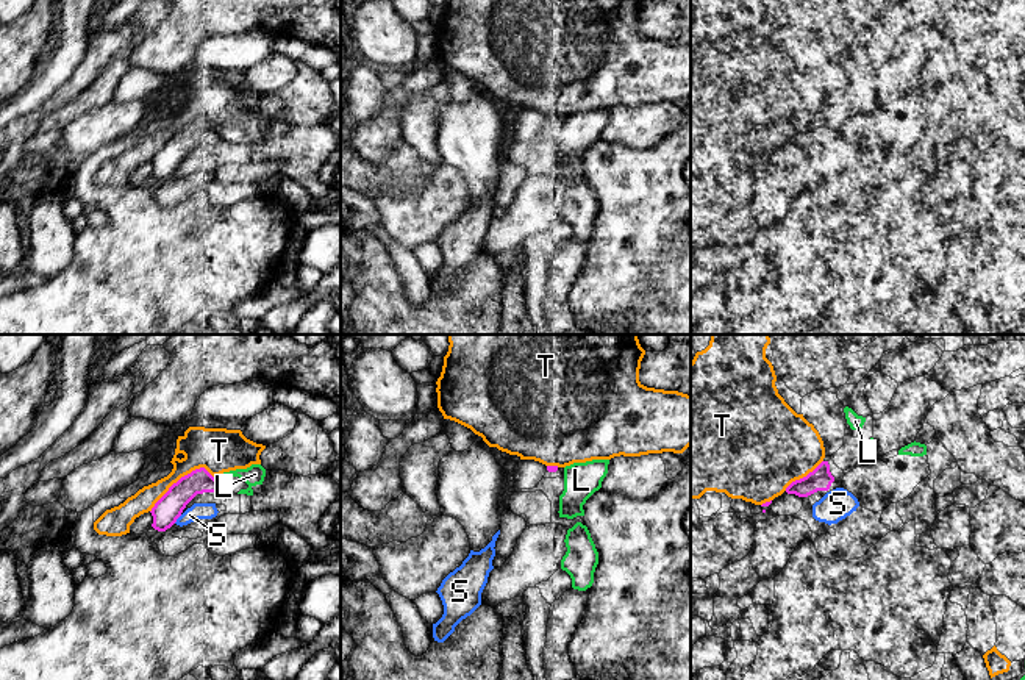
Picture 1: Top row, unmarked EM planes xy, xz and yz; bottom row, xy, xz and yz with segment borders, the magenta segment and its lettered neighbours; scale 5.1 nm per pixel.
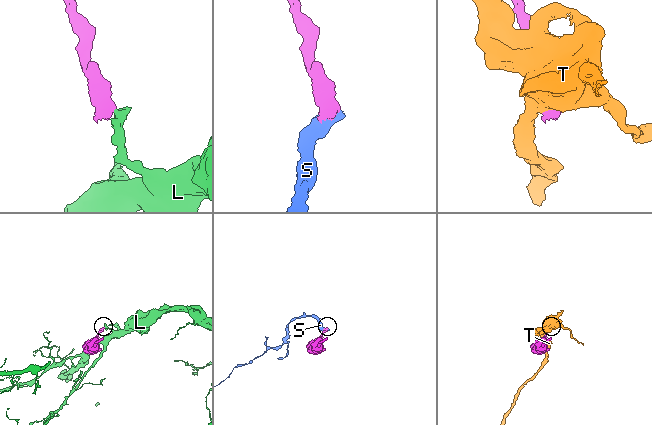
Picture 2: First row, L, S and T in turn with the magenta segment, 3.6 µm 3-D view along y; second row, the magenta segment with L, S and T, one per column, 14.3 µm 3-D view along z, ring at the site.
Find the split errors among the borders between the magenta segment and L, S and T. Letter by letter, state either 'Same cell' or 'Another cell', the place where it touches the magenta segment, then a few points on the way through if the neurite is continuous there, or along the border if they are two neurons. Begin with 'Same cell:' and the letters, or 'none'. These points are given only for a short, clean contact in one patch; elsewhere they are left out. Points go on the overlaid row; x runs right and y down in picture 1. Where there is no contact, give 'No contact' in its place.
Same cell: none
L: Another cell. Touches magenta at xy (214, 479)
S: Another cell. Touches magenta at xy (177, 518)
T: Another cell. Touches magenta at xy (180, 479)

